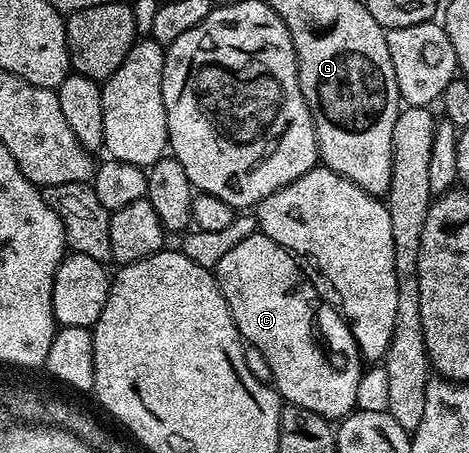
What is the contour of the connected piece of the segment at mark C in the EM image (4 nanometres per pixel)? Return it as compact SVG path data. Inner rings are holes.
M256 231L245 242L237 242L221 262L213 269L221 294L233 314L233 322L239 335L263 355L271 371L270 383L287 404L296 404L305 410L313 410L325 419L338 422L356 411L359 400L359 379L363 376L365 361L359 355L359 347L351 333L342 311L326 308L319 301L319 292L303 284L299 273L300 261L264 232Z

